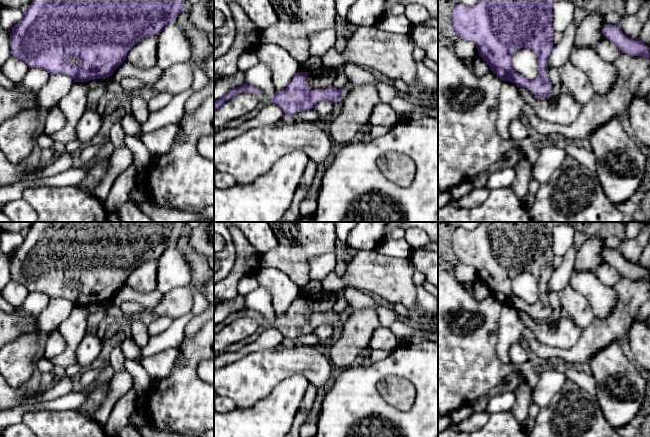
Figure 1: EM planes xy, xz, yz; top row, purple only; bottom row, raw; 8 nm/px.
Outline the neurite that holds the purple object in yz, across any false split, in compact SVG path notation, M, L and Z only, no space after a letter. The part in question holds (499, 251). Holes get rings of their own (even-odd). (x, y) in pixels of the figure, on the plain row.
M480 222L474 230L454 228L452 249L458 262L468 264L476 269L479 280L490 290L491 295L502 305L510 305L517 311L528 313L538 322L548 321L553 311L548 301L547 286L553 272L552 230L557 222ZM528 272L538 280L539 295L534 304L527 304L516 296L512 290L512 280L520 273Z

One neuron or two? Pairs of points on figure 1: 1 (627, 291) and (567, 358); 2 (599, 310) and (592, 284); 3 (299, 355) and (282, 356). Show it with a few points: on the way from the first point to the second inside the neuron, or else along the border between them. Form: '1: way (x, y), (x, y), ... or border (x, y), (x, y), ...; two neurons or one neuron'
1: way (624, 310), (586, 347); one neuron
2: way (599, 304), (599, 296), (594, 290); one neuron
3: way (295, 356), (286, 356); one neuron

